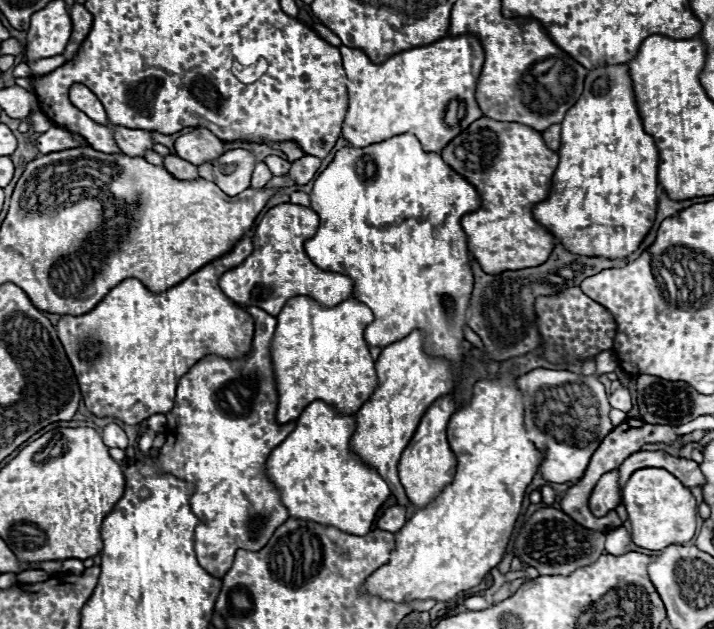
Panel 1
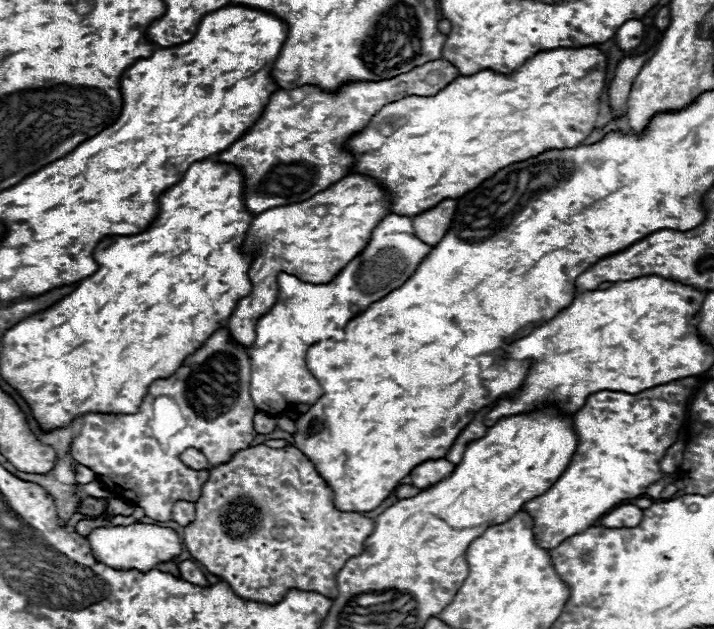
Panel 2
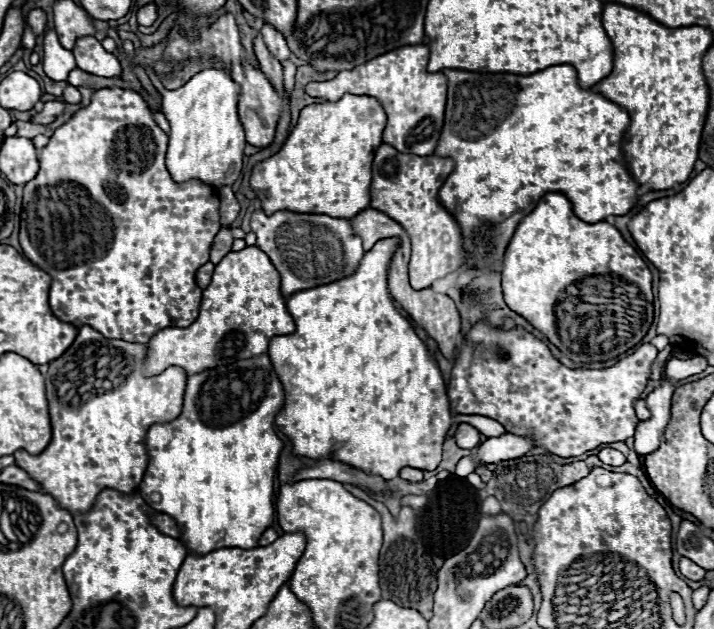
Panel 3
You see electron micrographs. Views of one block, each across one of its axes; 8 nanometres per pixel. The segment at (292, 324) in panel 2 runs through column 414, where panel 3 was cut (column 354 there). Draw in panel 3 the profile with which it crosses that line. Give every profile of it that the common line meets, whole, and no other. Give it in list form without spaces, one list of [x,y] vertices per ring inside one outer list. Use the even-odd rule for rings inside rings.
[[[256,210],[252,214],[252,232],[258,236],[256,246],[262,248],[278,268],[284,296],[354,274],[364,256],[362,240],[354,236],[350,222],[326,214],[274,212],[272,216],[266,216],[262,210]]]

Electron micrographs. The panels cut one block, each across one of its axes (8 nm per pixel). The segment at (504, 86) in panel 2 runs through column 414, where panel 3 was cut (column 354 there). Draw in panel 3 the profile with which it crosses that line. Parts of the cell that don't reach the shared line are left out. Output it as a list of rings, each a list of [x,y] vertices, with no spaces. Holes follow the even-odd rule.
[[[346,94],[336,102],[310,104],[290,132],[282,150],[256,164],[250,186],[262,200],[266,214],[290,210],[300,214],[328,214],[352,218],[370,206],[374,152],[382,144],[386,112],[372,96]]]

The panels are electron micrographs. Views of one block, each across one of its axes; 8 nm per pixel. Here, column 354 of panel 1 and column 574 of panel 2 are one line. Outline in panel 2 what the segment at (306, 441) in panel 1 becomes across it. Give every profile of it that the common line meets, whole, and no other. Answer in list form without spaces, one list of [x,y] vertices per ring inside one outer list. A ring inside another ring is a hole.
[[[684,378],[676,380],[664,386],[648,388],[638,394],[626,394],[626,392],[610,392],[602,390],[596,394],[590,394],[586,404],[574,414],[574,428],[578,434],[578,448],[570,462],[570,466],[564,470],[564,474],[540,496],[532,498],[524,504],[528,512],[532,512],[534,518],[534,532],[536,542],[550,550],[562,544],[566,538],[584,532],[590,528],[604,512],[612,510],[620,502],[634,500],[646,494],[646,488],[666,474],[660,470],[660,460],[664,458],[666,450],[678,440],[678,432],[686,420],[688,410],[688,396],[692,396],[692,388],[698,386],[696,378]]]

